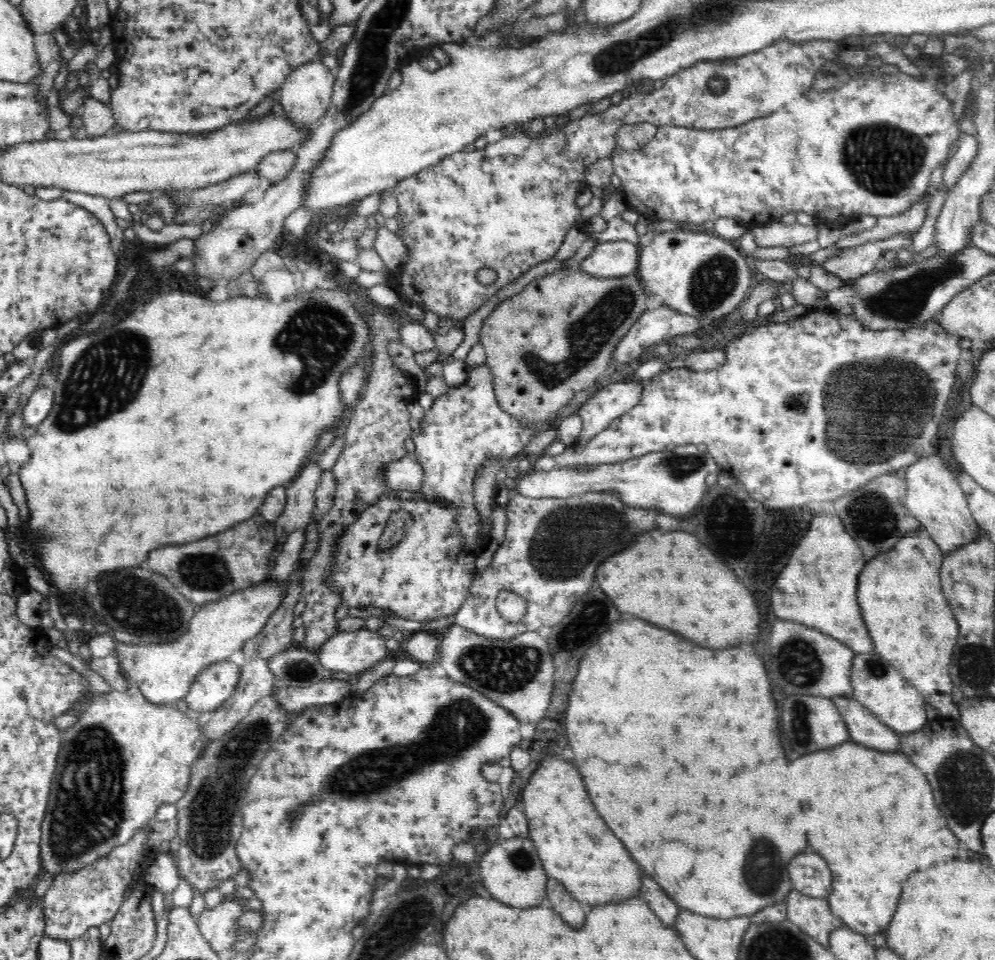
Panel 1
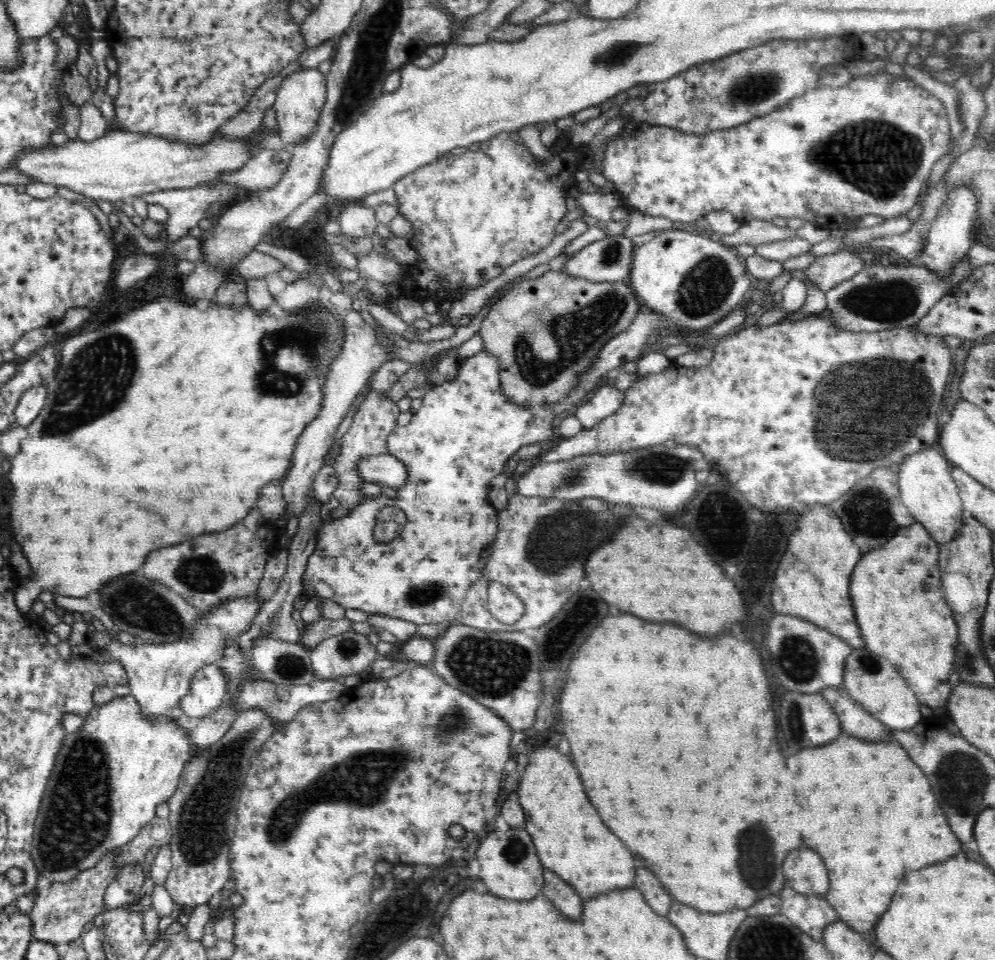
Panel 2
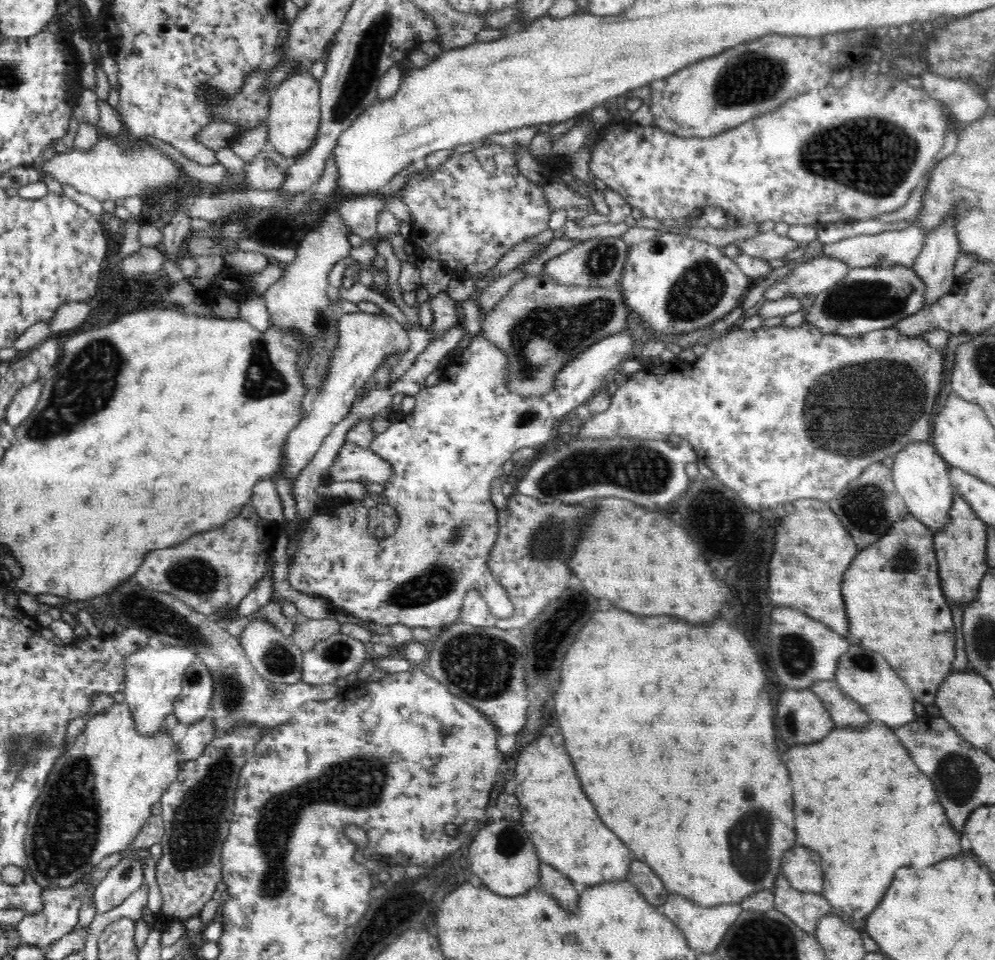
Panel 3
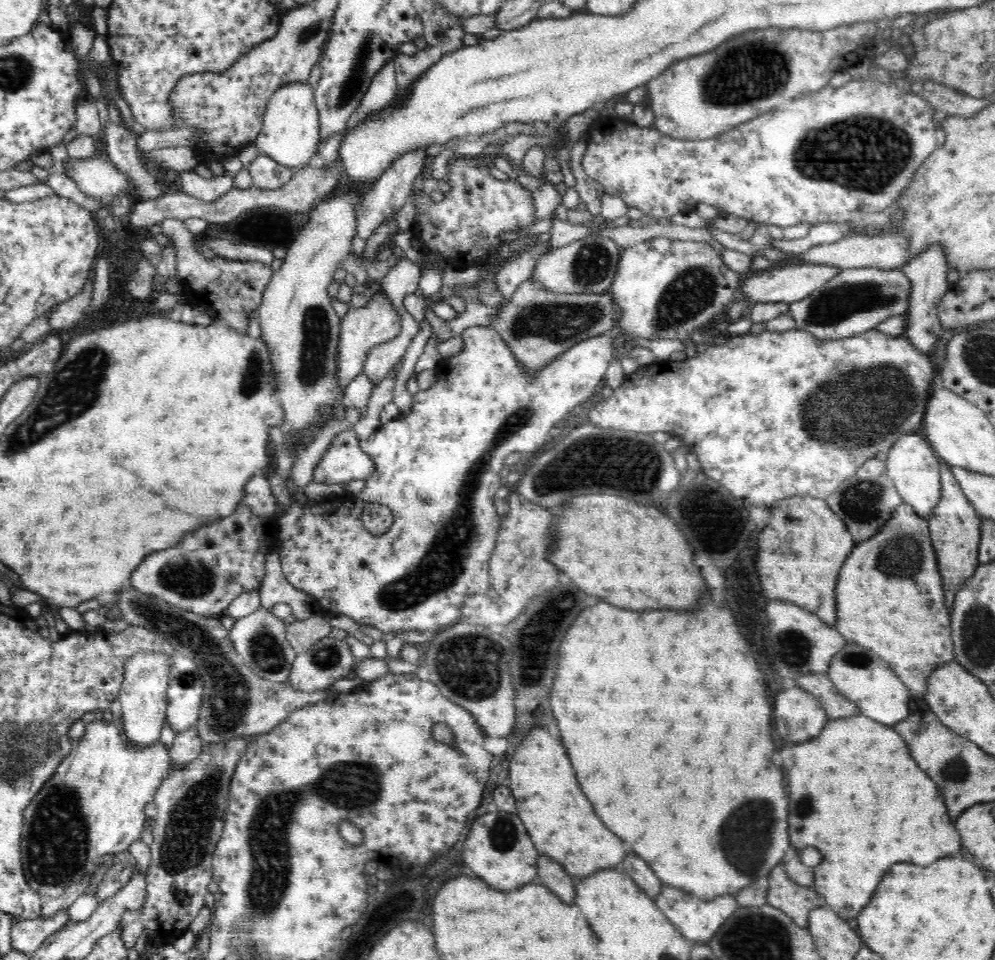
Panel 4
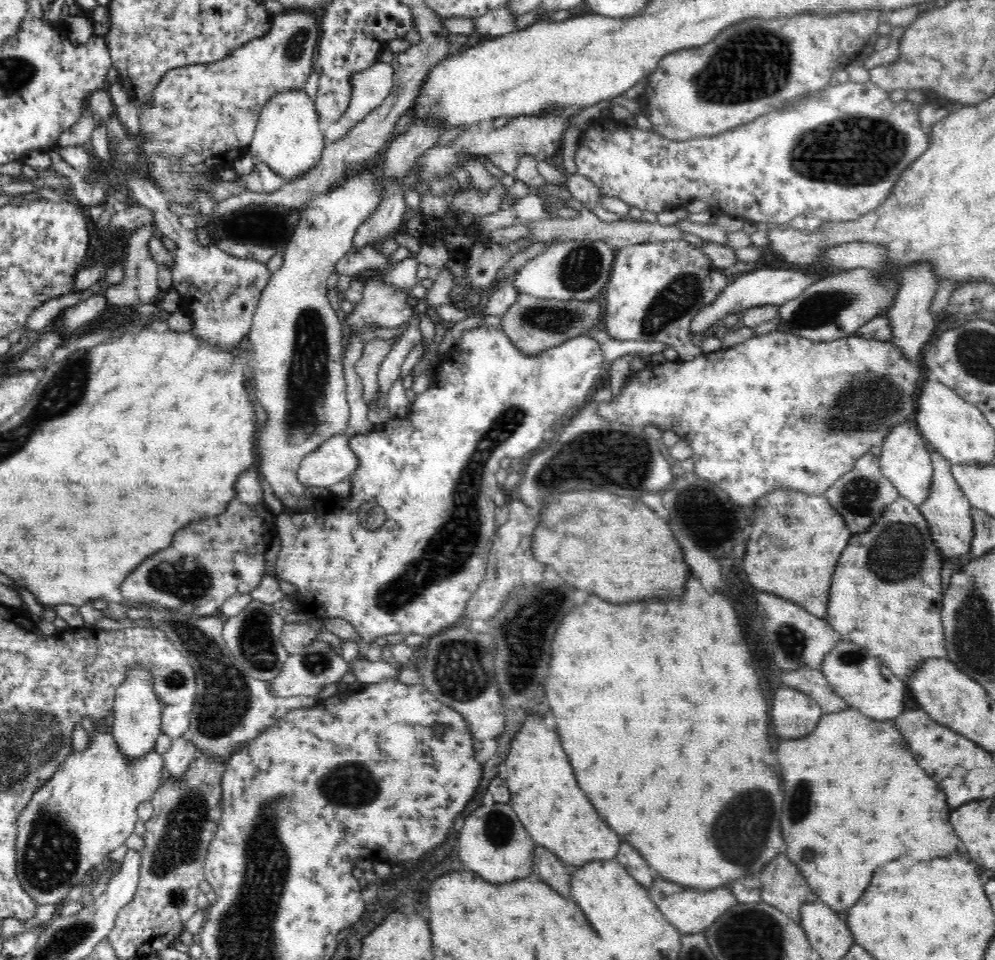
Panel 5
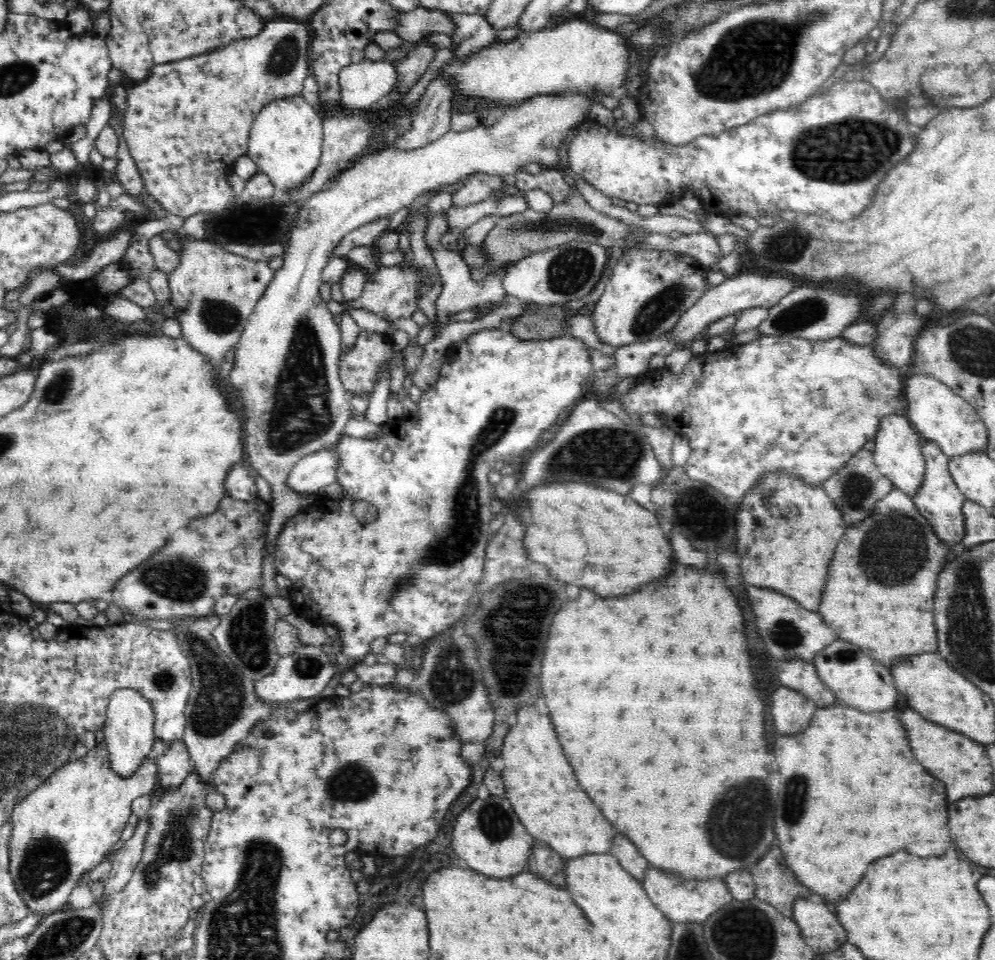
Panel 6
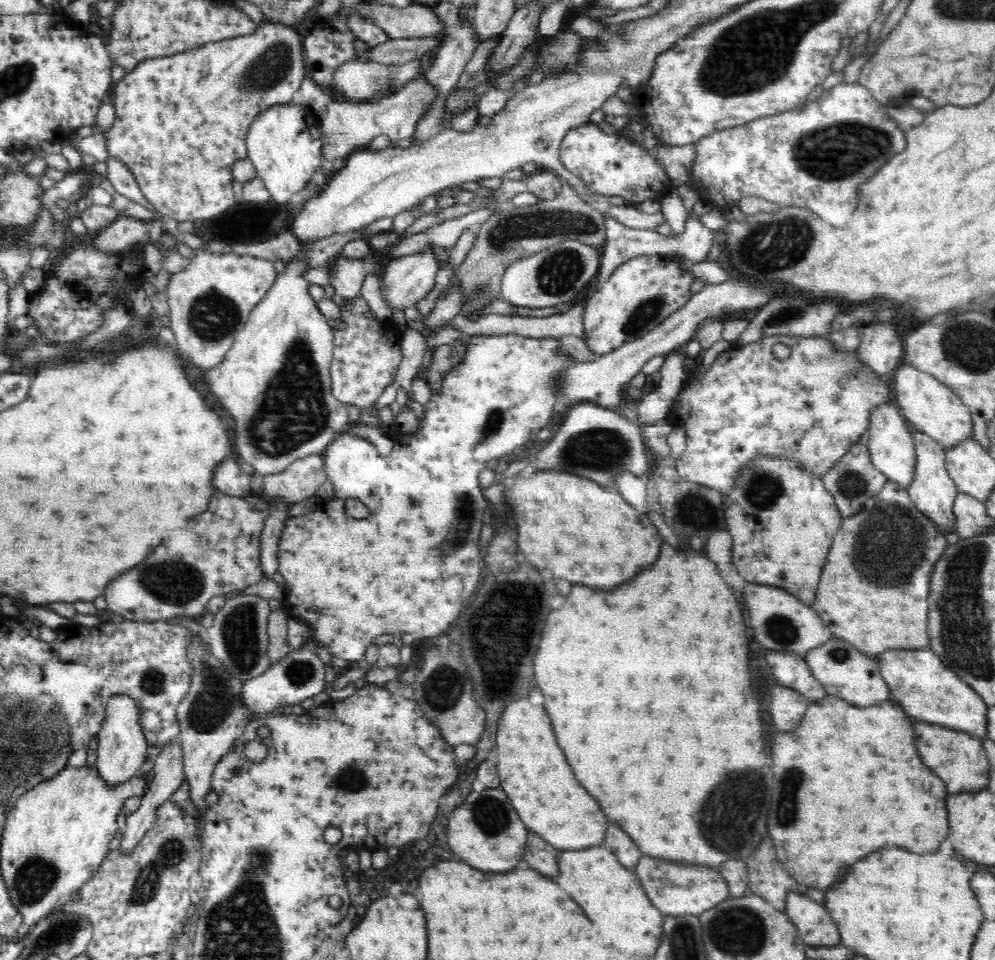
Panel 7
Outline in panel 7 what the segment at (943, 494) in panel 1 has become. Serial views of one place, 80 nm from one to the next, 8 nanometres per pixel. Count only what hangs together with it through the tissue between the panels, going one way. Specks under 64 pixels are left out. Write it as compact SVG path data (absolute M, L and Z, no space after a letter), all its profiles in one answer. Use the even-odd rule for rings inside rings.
M884 402L868 412L869 429L867 449L872 464L892 482L898 483L905 489L912 484L913 469L916 468L916 449L913 446L913 429L900 416L899 408L892 402Z

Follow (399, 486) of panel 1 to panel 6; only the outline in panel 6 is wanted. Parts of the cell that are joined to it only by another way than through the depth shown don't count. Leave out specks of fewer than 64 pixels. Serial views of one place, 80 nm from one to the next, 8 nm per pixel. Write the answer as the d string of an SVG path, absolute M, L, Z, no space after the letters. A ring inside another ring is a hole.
M335 444L298 459L290 470L286 485L290 485L296 493L302 495L318 495L321 488L334 484L336 474L333 468L337 467L334 449Z

